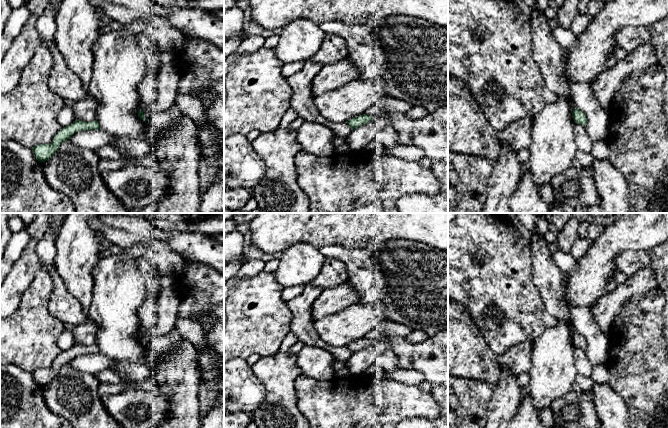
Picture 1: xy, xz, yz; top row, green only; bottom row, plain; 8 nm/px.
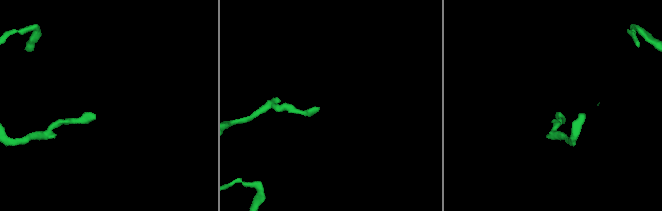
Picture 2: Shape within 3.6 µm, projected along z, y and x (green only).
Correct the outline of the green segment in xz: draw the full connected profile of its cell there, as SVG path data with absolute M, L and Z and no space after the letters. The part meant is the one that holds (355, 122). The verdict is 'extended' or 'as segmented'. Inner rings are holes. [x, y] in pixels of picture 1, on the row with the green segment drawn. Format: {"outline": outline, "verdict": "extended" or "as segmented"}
{"outline": "M362 114L357 117L354 117L350 120L348 120L346 123L350 127L351 130L369 122L372 119L373 116Z", "verdict": "as segmented"}

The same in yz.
{"outline": "M574 108L572 112L572 117L575 123L585 126L587 123L587 118L585 114L578 108Z", "verdict": "as segmented"}

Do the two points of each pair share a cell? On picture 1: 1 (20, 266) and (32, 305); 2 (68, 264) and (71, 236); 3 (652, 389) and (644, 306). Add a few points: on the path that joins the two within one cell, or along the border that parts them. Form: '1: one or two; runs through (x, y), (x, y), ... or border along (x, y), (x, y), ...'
1: two; border along (40, 268), (24, 291), (20, 304), (16, 309)
2: one; runs through (71, 257), (71, 243)
3: one; runs through (644, 368), (644, 327)

